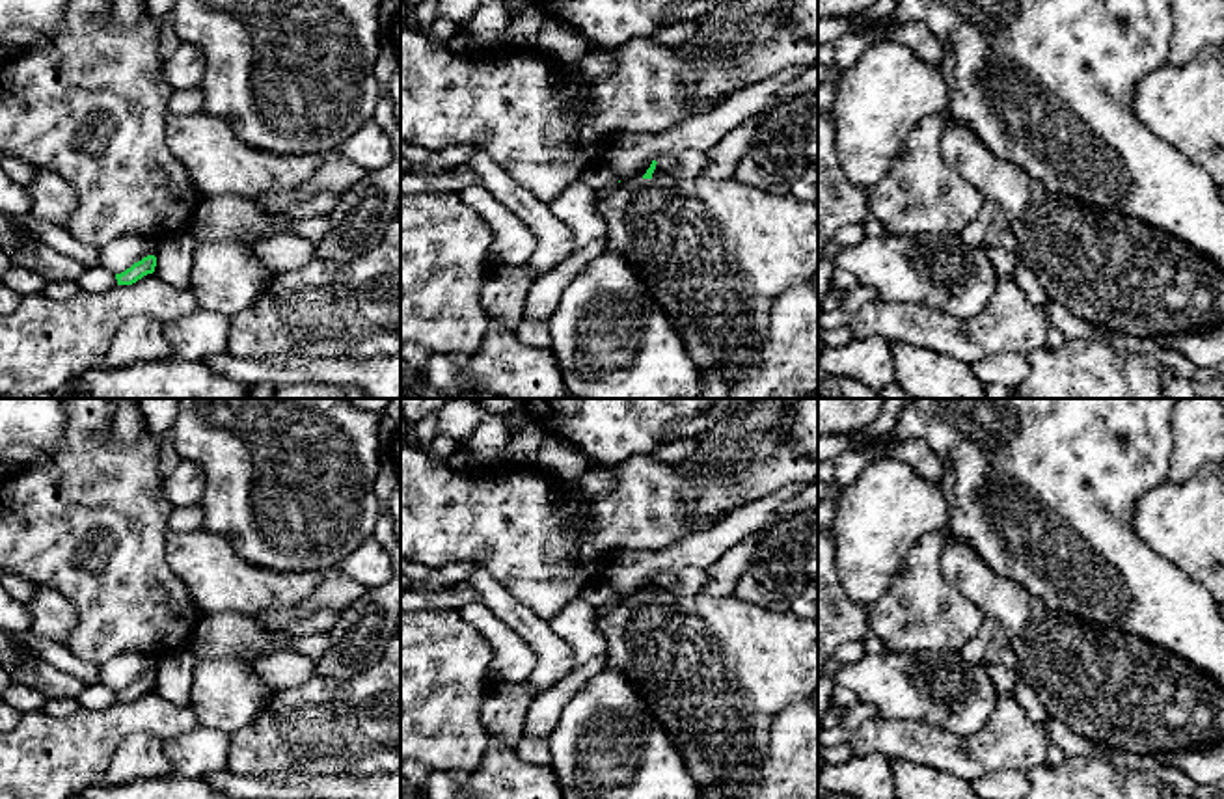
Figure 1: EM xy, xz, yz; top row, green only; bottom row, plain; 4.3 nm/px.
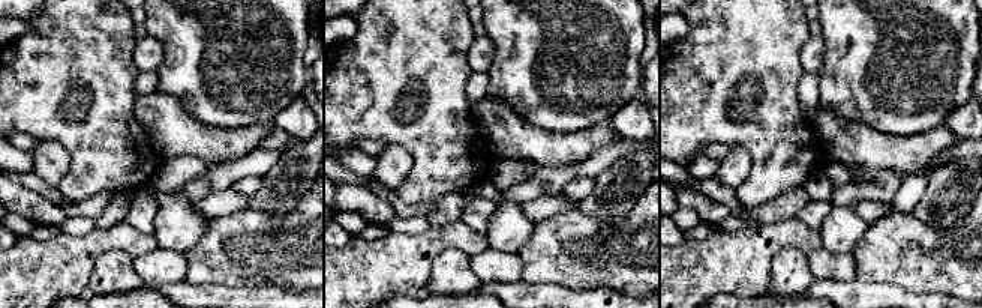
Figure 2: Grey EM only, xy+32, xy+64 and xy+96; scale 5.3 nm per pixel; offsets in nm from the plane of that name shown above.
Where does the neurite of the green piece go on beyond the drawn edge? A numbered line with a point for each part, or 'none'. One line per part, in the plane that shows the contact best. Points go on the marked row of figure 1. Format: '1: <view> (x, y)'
1: xz (684, 164)

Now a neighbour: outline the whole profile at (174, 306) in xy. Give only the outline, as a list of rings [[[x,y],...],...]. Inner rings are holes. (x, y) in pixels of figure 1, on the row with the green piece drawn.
[[[155,274],[97,294],[80,291],[69,300],[52,300],[43,292],[22,296],[13,313],[0,315],[0,395],[61,393],[82,372],[104,367],[110,343],[127,318],[149,315],[166,324],[197,309],[190,287],[173,287]]]

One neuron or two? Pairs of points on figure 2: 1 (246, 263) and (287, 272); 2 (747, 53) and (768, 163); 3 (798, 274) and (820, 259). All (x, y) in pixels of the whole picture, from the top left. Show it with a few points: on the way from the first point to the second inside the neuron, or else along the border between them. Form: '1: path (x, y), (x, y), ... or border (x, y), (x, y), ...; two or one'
1: path (257, 263), (276, 263); one
2: path (747, 80), (747, 95), (768, 120), (768, 135); one
3: border (807, 254), (810, 272), (817, 280); two

